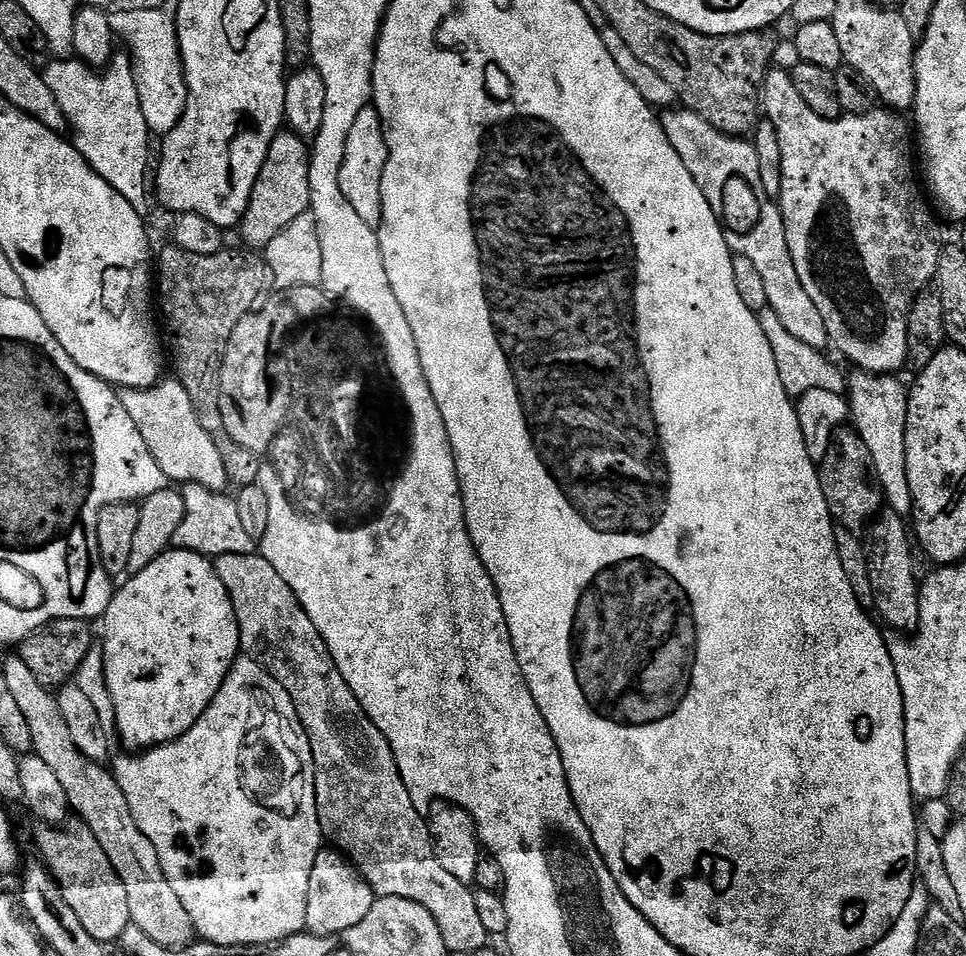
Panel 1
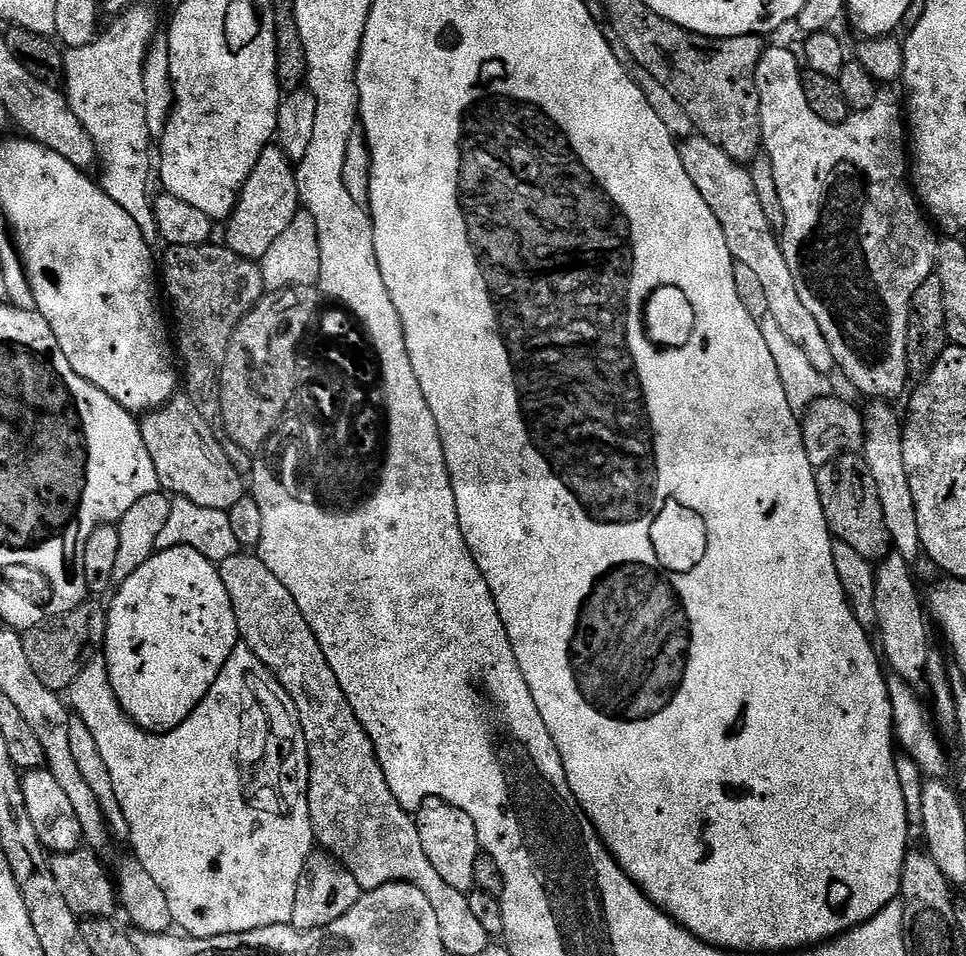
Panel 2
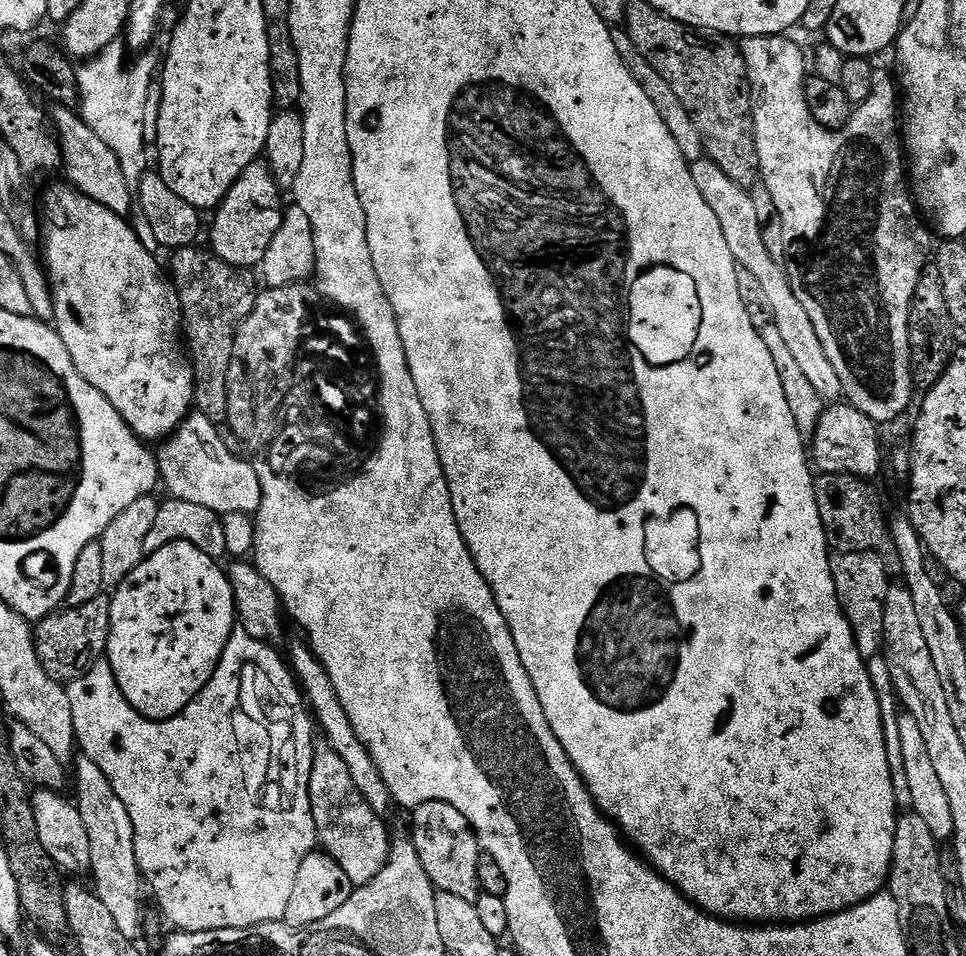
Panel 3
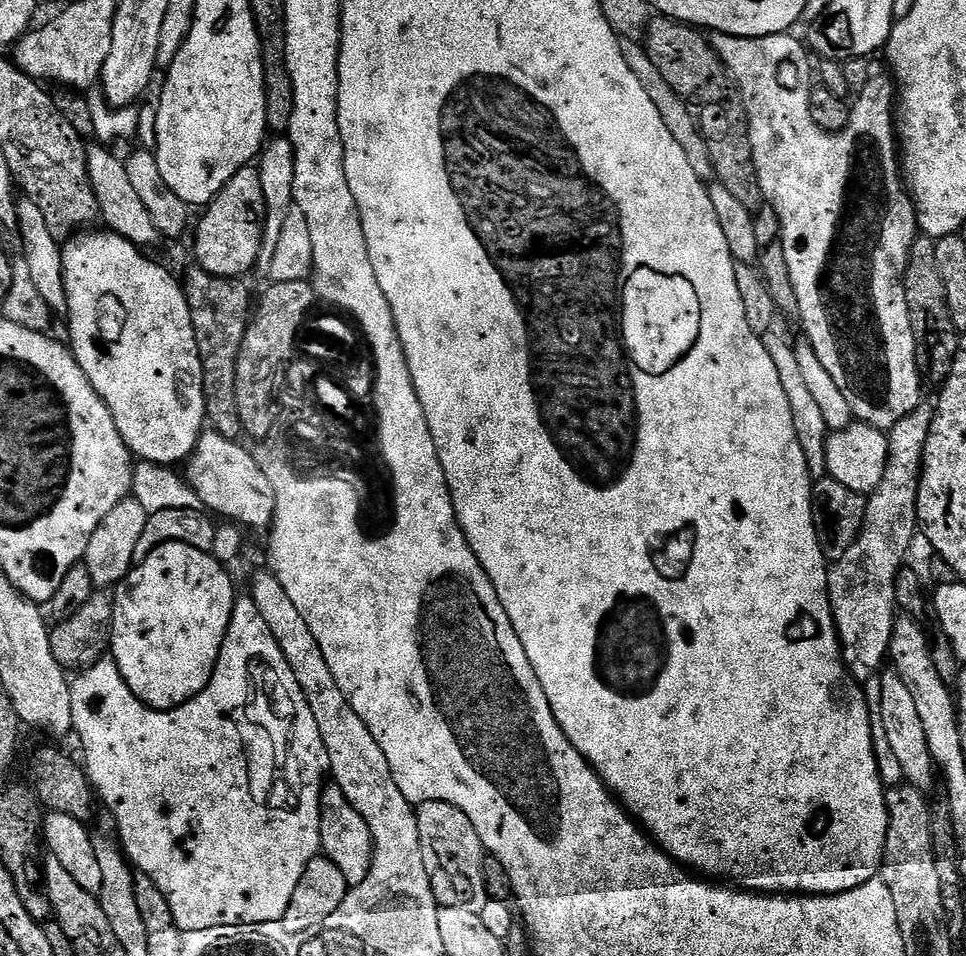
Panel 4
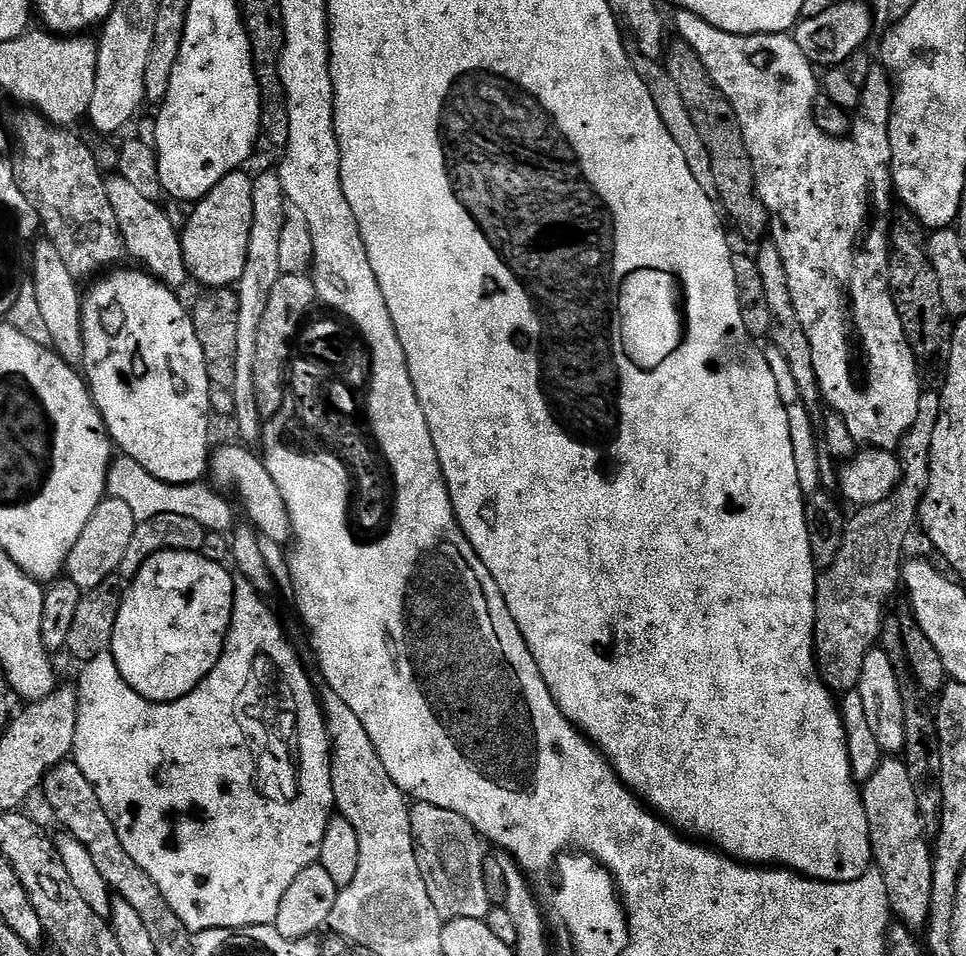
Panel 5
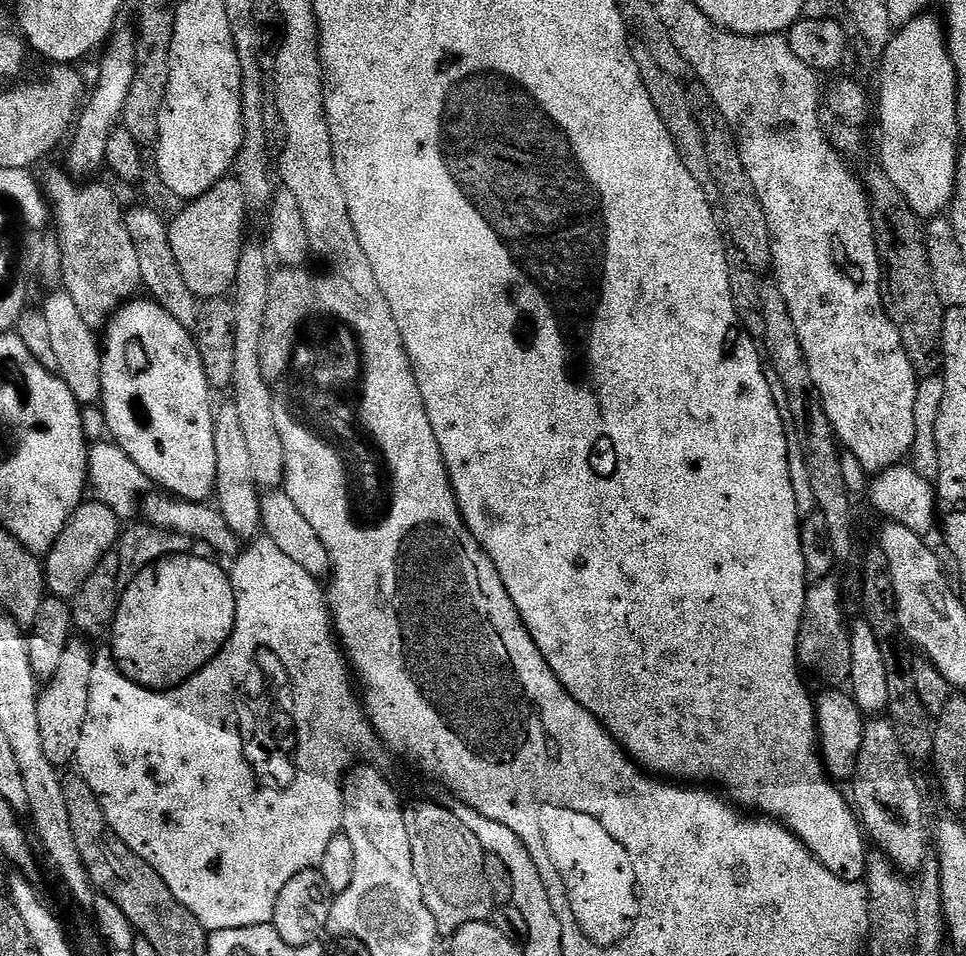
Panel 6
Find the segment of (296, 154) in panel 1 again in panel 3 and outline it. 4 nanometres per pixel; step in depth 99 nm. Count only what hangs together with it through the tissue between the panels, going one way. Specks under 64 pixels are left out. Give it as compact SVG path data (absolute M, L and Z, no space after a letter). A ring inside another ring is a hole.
M261 158L250 162L246 170L230 186L226 198L216 205L212 220L211 251L215 252L222 262L235 268L255 269L266 258L266 250L274 234L278 234L278 226L282 226L286 201L282 197L282 189L270 170L267 159Z

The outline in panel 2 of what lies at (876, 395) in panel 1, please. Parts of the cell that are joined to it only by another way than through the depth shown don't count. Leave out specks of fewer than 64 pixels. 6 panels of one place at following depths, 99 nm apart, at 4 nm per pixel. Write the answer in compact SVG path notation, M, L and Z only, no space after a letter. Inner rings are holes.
M873 399L867 409L863 409L864 447L862 455L874 474L878 486L878 499L882 501L882 518L892 539L892 547L906 562L913 565L922 553L918 538L918 510L914 506L914 494L910 494L910 478L906 478L906 466L902 458L904 426L901 417L896 417L891 403Z

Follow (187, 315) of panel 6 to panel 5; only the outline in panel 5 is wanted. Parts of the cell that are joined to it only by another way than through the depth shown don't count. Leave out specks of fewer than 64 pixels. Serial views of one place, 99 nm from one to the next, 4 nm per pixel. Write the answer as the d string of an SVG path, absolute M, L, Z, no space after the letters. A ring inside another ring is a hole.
M118 174L109 175L104 185L106 198L110 198L110 206L114 209L114 218L118 218L125 253L129 257L133 256L137 265L143 266L170 289L180 290L184 283L189 283L180 232L177 225L176 228L172 225L171 218L160 209L161 205L144 197L131 182L126 182L126 178Z

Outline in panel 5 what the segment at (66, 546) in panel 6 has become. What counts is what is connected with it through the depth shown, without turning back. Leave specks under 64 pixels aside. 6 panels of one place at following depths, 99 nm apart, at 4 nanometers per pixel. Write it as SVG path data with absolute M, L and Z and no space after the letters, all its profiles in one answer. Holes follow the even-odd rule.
M105 498L90 514L90 522L86 522L86 530L74 542L74 550L70 550L66 565L66 576L82 590L97 588L102 582L113 579L122 566L122 558L126 558L126 550L130 550L130 538L134 538L137 520L133 510L126 503Z

